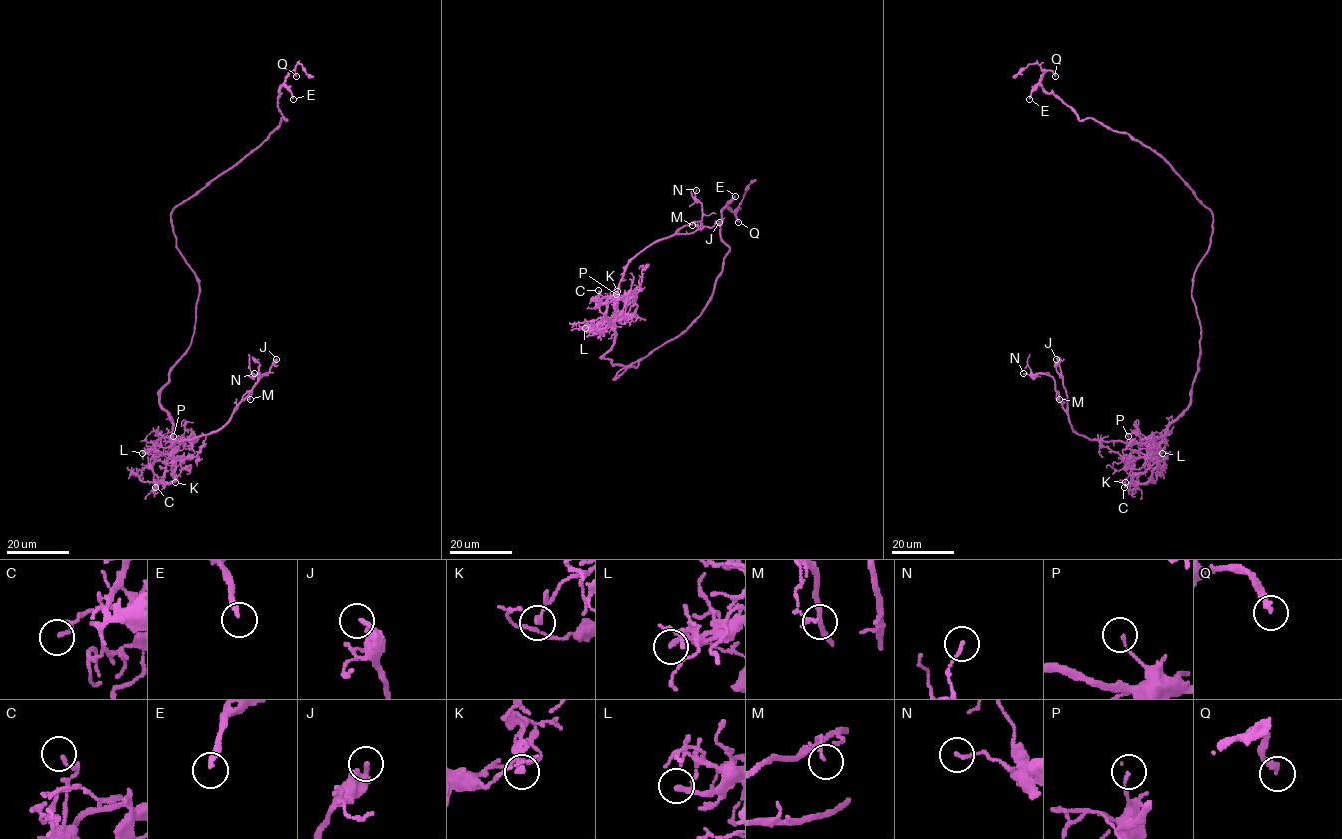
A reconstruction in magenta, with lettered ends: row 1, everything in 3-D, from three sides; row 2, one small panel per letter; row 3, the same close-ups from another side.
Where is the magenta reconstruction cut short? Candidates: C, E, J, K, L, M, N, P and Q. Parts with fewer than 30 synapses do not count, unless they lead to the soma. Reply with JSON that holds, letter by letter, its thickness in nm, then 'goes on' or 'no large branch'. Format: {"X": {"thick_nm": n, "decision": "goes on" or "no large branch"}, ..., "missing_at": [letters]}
{"C": {"thick_nm": 140, "decision": "no large branch"}, "E": {"thick_nm": 220, "decision": "no large branch"}, "J": {"thick_nm": 180, "decision": "no large branch"}, "K": {"thick_nm": 110, "decision": "no large branch"}, "L": {"thick_nm": 200, "decision": "no large branch"}, "M": {"thick_nm": 130, "decision": "no large branch"}, "N": {"thick_nm": 130, "decision": "no large branch"}, "P": {"thick_nm": 110, "decision": "no large branch"}, "Q": {"thick_nm": 240, "decision": "goes on"}, "missing_at": ["Q"]}

